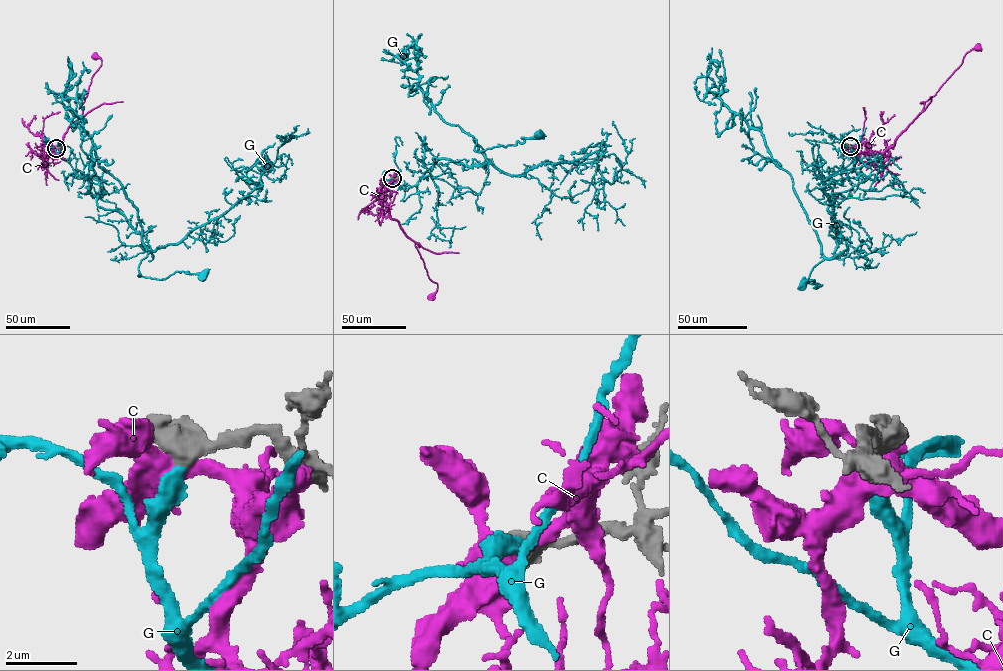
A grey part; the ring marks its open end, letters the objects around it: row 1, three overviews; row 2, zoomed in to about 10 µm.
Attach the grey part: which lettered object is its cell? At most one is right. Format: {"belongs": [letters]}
{"belongs": ["G"]}

